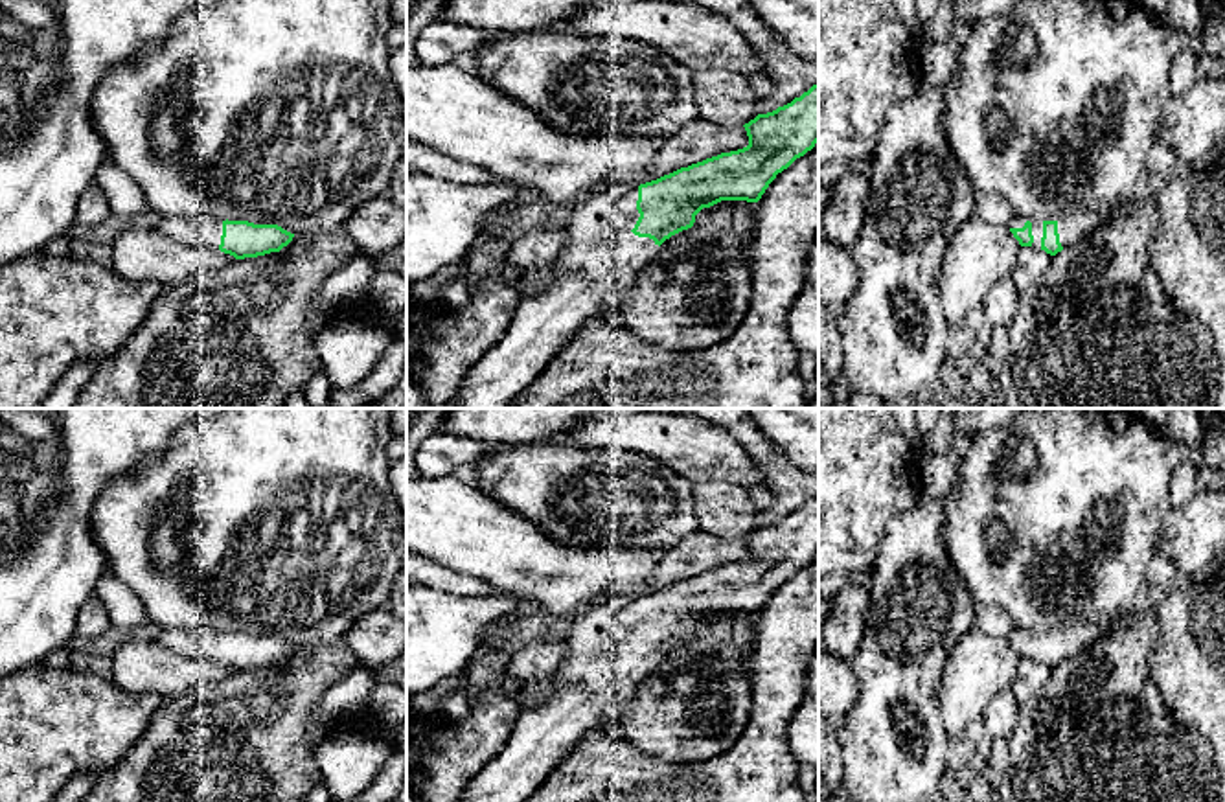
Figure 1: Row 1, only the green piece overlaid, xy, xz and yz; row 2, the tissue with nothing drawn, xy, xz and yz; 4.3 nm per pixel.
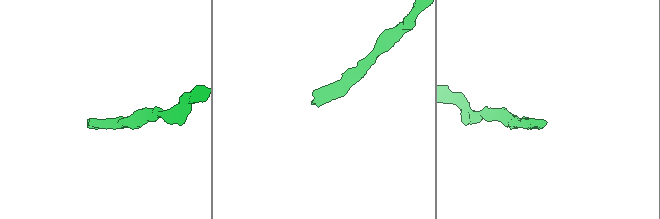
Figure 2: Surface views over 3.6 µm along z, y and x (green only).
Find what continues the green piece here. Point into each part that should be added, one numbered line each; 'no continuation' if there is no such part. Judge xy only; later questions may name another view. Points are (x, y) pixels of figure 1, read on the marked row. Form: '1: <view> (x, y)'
1: xy (205, 232)

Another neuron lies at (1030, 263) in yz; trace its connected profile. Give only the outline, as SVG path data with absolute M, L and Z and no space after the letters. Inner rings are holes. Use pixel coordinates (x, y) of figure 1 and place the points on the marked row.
M1021 246L1013 272L1010 276L1019 292L1039 281L1050 263L1050 258L1052 256L1045 250L1037 250L1034 246Z

